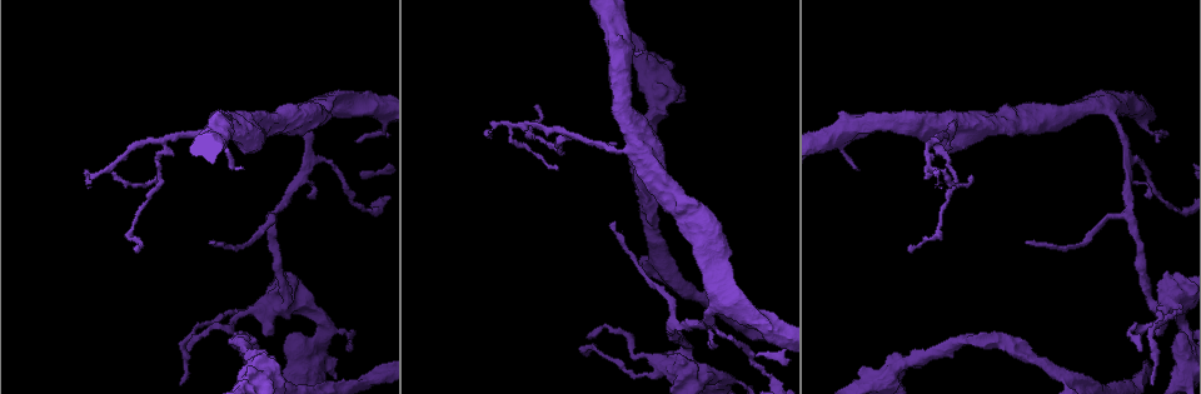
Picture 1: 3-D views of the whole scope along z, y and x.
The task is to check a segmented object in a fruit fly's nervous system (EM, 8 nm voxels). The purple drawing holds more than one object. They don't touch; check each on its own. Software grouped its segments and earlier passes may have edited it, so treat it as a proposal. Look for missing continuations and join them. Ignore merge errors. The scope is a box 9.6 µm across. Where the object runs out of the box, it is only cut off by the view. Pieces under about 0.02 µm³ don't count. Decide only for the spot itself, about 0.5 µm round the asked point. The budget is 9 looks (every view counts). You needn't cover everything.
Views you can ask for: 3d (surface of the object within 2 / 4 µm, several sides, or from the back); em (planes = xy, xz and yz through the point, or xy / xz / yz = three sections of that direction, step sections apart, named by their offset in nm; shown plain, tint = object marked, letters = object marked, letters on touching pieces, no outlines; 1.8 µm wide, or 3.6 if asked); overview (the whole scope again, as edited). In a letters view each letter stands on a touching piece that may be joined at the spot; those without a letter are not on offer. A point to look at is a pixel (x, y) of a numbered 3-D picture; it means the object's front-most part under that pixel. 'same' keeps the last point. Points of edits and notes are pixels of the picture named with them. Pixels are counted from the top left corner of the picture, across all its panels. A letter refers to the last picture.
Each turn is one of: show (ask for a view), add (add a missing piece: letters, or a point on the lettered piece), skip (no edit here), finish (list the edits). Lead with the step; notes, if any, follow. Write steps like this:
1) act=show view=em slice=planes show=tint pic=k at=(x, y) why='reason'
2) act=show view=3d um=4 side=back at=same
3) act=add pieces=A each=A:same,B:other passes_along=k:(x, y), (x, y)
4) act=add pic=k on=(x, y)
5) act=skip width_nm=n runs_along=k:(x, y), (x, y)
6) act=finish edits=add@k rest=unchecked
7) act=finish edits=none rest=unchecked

act=show view=3d um=4 pic=1 at=(165, 141) why='side arm on a straight run'

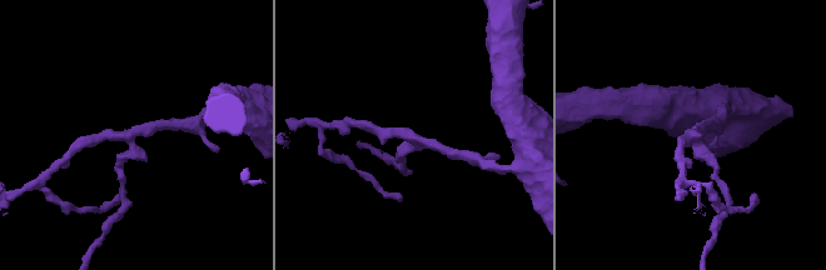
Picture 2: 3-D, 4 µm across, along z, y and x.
act=show view=em slice=xz step=4 show=tint pic=2 at=(692, 138) arms=3

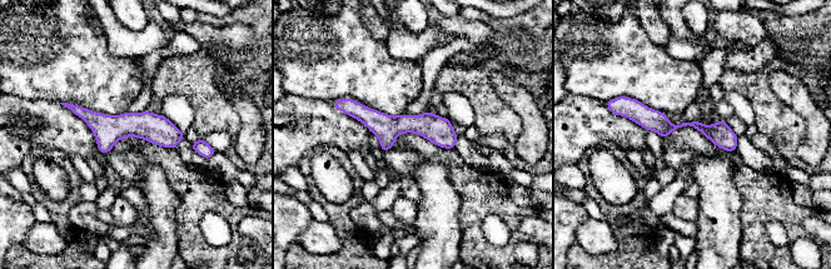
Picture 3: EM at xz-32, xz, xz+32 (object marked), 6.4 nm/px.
act=show view=em slice=yz step=8 show=letters at=same why='another direction'

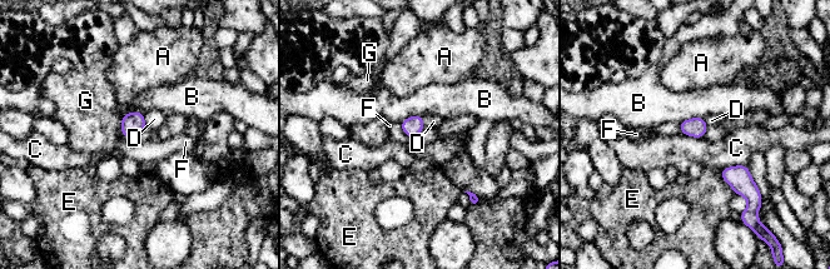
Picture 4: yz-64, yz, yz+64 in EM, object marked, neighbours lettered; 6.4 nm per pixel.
act=skip width_nm=120 each=A:other,B:other,C:other,D:other,E:other,F:other,G:other border=4:(143, 114), (145, 126) found='no lettered piece goes on from it'

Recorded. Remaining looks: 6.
act=show view=3d um=4 pic=1 at=(492, 132) why='thin end'

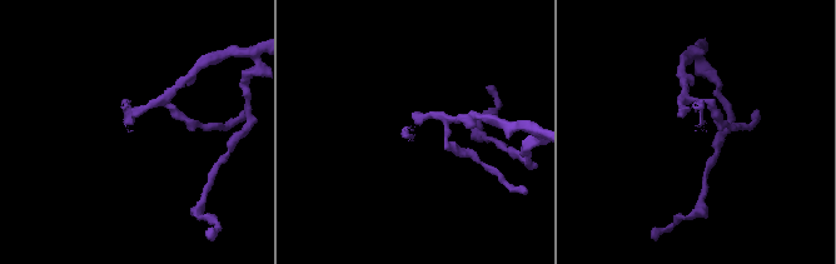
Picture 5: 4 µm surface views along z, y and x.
act=show view=em slice=planes show=letters pic=5 at=(698, 126)

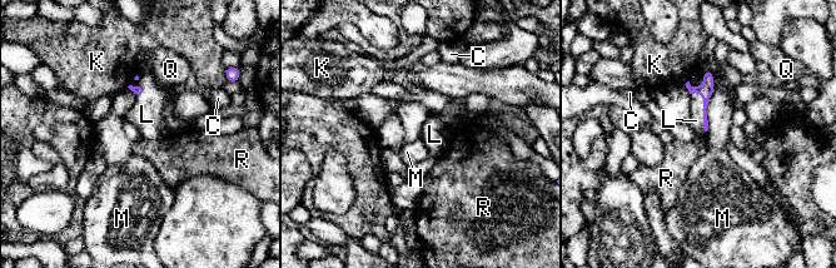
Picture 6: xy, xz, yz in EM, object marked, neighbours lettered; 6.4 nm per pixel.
act=skip each=C:other,K:other,L:other,M:other,Q:other,R:other border=6:(690, 93), (702, 97), (706, 132) found='no lettered piece goes on from it'

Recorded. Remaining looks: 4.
act=show view=3d um=2 pic=1 at=(188, 351) why='thin end'

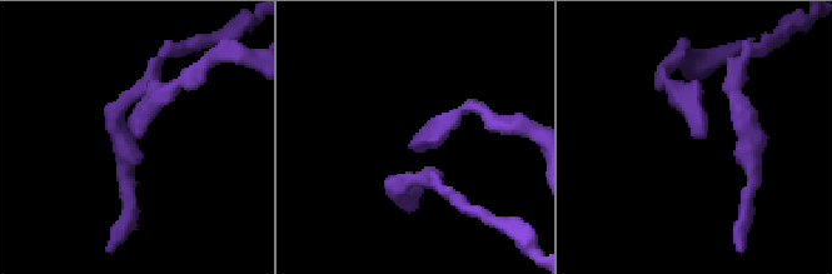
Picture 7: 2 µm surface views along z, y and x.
act=show view=em slice=planes show=plain pic=7 at=(415, 148)

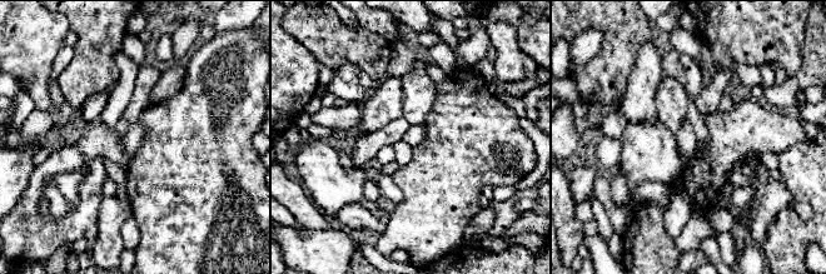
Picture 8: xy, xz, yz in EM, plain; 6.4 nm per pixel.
act=show view=em slice=planes show=letters at=same

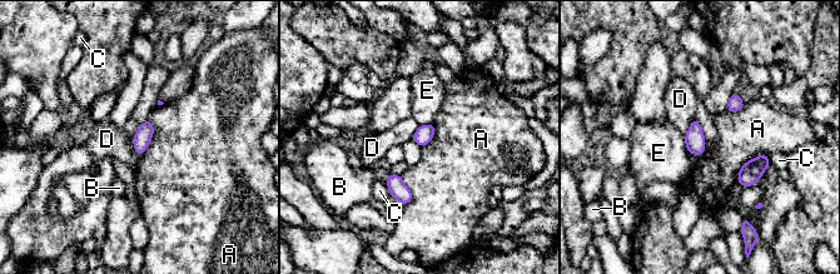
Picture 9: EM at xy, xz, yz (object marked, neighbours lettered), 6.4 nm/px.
act=skip width_nm=110 each=A:other,B:other,C:other,D:other,E:other border=9:(768, 154), (749, 159), (736, 182) found='no lettered piece goes on from it'

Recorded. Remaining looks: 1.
act=show view=em slice=planes show=letters pic=1 at=(669, 326) why='arms part here'

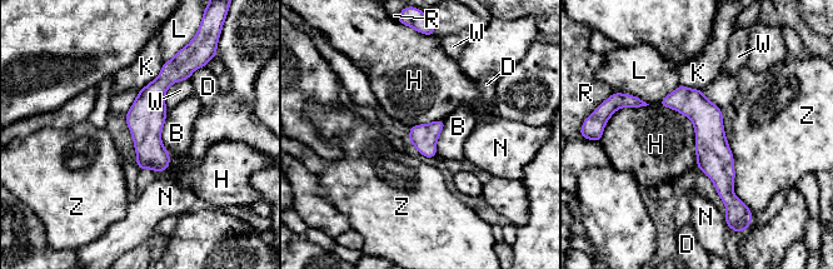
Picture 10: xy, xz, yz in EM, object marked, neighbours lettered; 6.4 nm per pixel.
act=skip each=B:other,D:other,H:other,K:other,L:other,N:other,R:other,W:other,Z:other runs_along=10:(681, 89), (707, 118), (727, 200) found='no lettered piece goes on from it'

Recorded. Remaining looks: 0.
act=finish edits=none rest=unchecked

